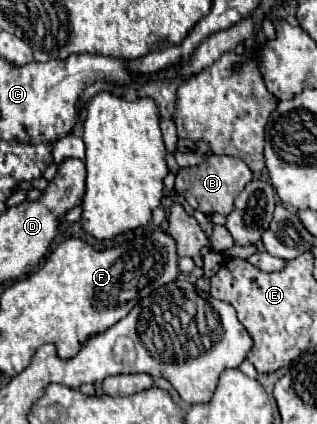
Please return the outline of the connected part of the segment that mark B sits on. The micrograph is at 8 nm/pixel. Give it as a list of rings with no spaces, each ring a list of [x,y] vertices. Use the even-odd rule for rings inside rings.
[[[211,155],[207,157],[203,163],[195,165],[195,167],[183,167],[177,173],[177,183],[175,183],[175,191],[181,193],[185,197],[185,201],[205,213],[219,213],[219,215],[229,215],[231,207],[233,207],[233,199],[243,191],[243,187],[253,179],[253,173],[249,171],[249,167],[235,157],[217,157]],[[189,175],[189,177],[187,177]]]

